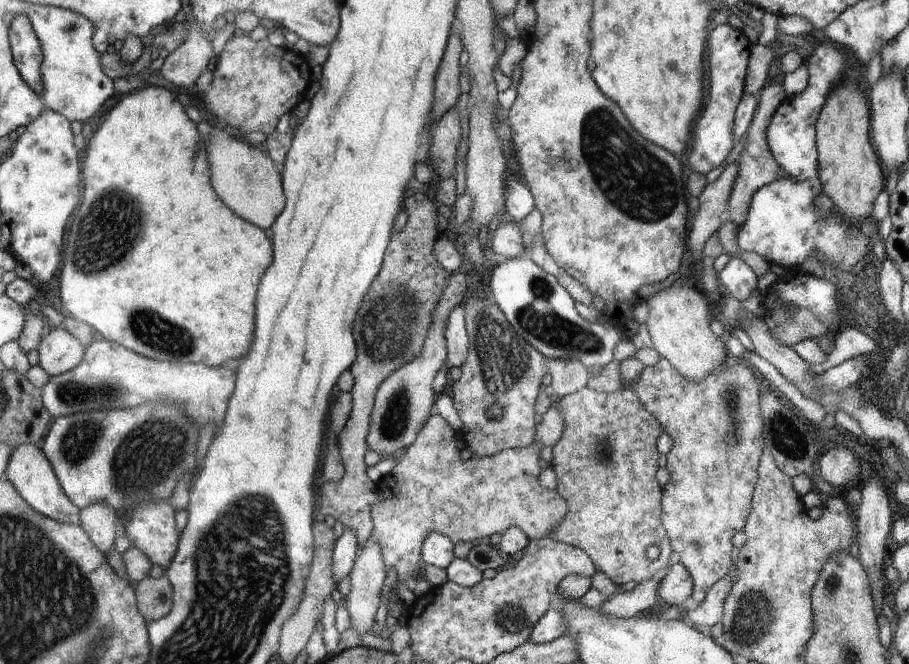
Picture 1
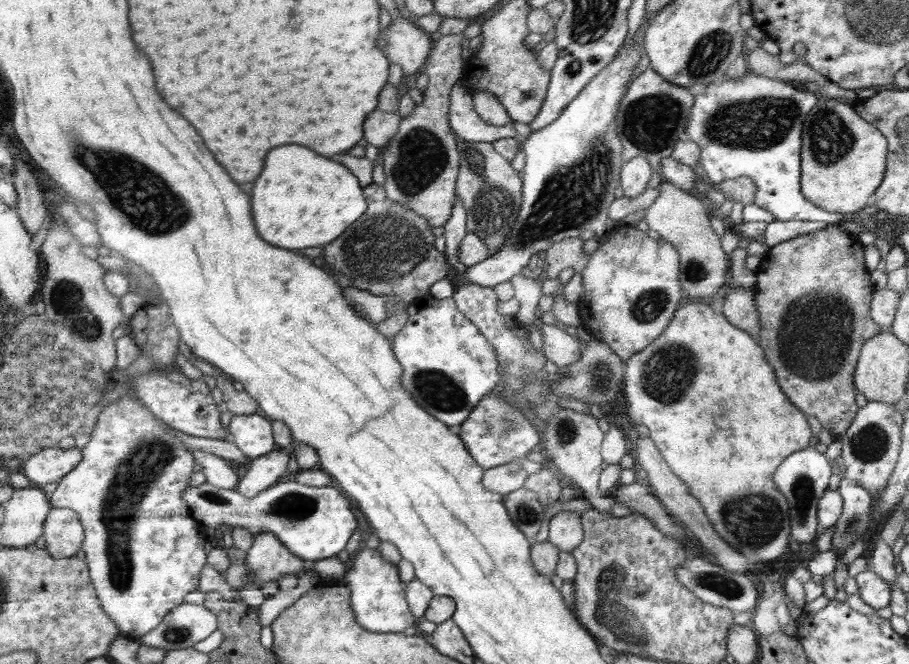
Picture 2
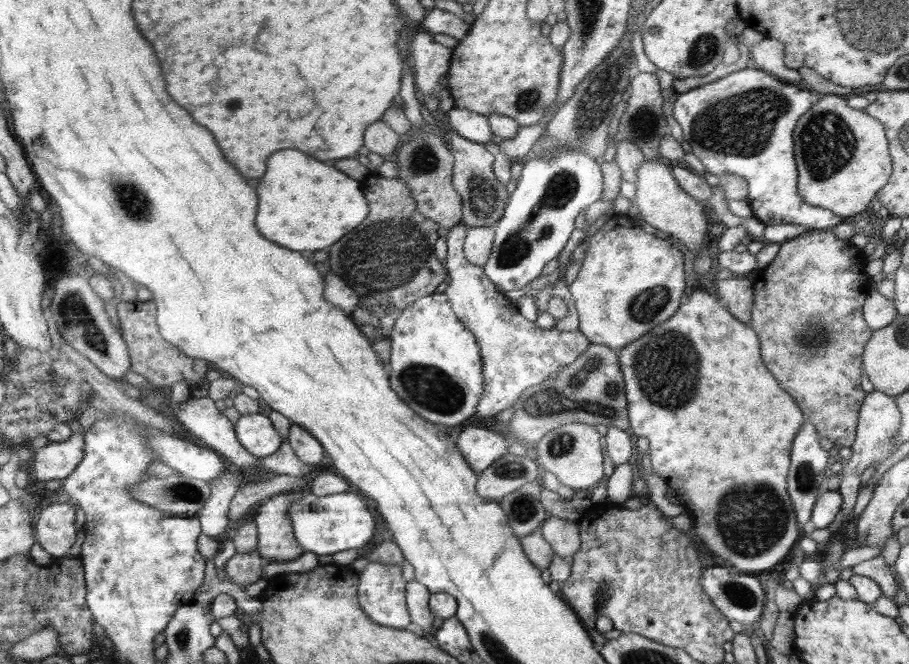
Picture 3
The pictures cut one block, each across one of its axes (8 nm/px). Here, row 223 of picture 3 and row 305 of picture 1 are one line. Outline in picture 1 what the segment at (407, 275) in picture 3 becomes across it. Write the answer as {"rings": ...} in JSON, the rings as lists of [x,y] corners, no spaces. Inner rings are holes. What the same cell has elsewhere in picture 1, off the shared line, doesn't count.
{"rings":[[[415,193],[405,198],[404,208],[408,215],[407,223],[402,232],[393,232],[384,254],[382,268],[374,278],[374,282],[370,284],[368,296],[364,298],[364,304],[360,308],[360,318],[356,318],[354,330],[356,330],[356,344],[358,344],[358,356],[350,368],[350,372],[354,378],[354,388],[352,394],[352,409],[349,418],[339,434],[338,450],[342,457],[345,468],[344,476],[338,482],[326,482],[322,486],[322,496],[318,500],[318,508],[316,508],[316,520],[324,521],[326,516],[332,516],[335,520],[340,520],[344,526],[354,530],[358,540],[359,548],[366,546],[368,536],[372,534],[372,505],[382,500],[382,496],[378,494],[378,486],[370,480],[366,474],[367,464],[365,454],[369,450],[367,444],[367,434],[370,426],[370,415],[374,408],[375,394],[378,387],[392,372],[396,372],[400,366],[410,364],[424,346],[424,340],[428,334],[428,328],[432,324],[432,312],[436,308],[436,304],[442,296],[442,290],[448,284],[450,272],[444,270],[440,266],[440,262],[432,256],[432,248],[436,244],[436,240],[441,235],[436,230],[436,218],[441,211],[441,206],[428,198],[424,193]]]}

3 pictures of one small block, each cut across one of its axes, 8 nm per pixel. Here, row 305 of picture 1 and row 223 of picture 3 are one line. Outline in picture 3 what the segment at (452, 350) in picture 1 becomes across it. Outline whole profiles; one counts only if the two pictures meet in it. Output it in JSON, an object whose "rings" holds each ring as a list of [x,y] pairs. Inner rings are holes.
{"rings":[[[461,221],[447,234],[448,251],[443,264],[450,282],[443,294],[448,298],[454,315],[472,332],[483,362],[484,391],[470,422],[494,423],[495,417],[511,408],[527,388],[546,382],[554,372],[572,364],[578,356],[586,353],[591,343],[579,330],[562,332],[554,327],[543,330],[536,322],[524,318],[516,303],[496,291],[484,269],[466,260],[463,252],[466,232],[467,226]]]}

